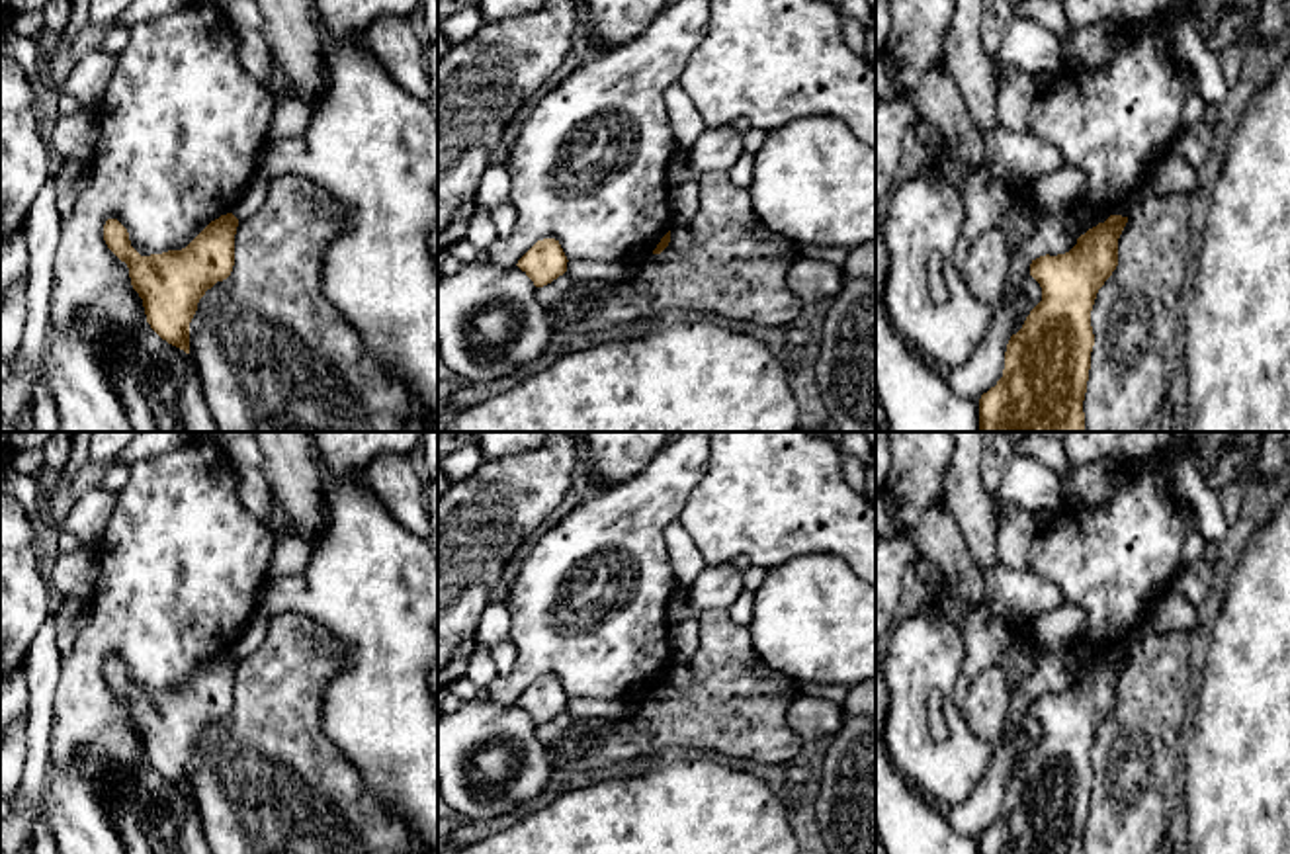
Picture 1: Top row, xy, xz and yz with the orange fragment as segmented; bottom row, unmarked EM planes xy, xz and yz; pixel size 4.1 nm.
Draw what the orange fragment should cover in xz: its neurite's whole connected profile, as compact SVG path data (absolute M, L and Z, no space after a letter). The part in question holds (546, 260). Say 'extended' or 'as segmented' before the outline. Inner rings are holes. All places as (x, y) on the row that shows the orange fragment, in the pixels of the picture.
as segmented | M555 238L538 240L520 260L518 268L543 287L567 272L567 256Z

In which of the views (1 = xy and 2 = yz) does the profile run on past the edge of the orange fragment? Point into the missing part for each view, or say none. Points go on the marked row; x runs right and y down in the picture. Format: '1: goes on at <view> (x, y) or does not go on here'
1: does not go on here
2: does not go on here

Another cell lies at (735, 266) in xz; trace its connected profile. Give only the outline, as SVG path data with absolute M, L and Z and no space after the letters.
M727 172L698 176L698 213L686 227L692 235L686 252L665 248L651 254L624 281L579 281L567 272L538 287L553 332L592 334L651 319L666 309L692 309L762 326L794 326L803 303L788 287L786 276L801 258L799 244L768 231L751 207L749 190L731 182Z

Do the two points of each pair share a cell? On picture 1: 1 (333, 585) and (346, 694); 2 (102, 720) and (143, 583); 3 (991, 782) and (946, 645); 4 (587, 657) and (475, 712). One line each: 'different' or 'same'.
1: same
2: same
3: different
4: different

